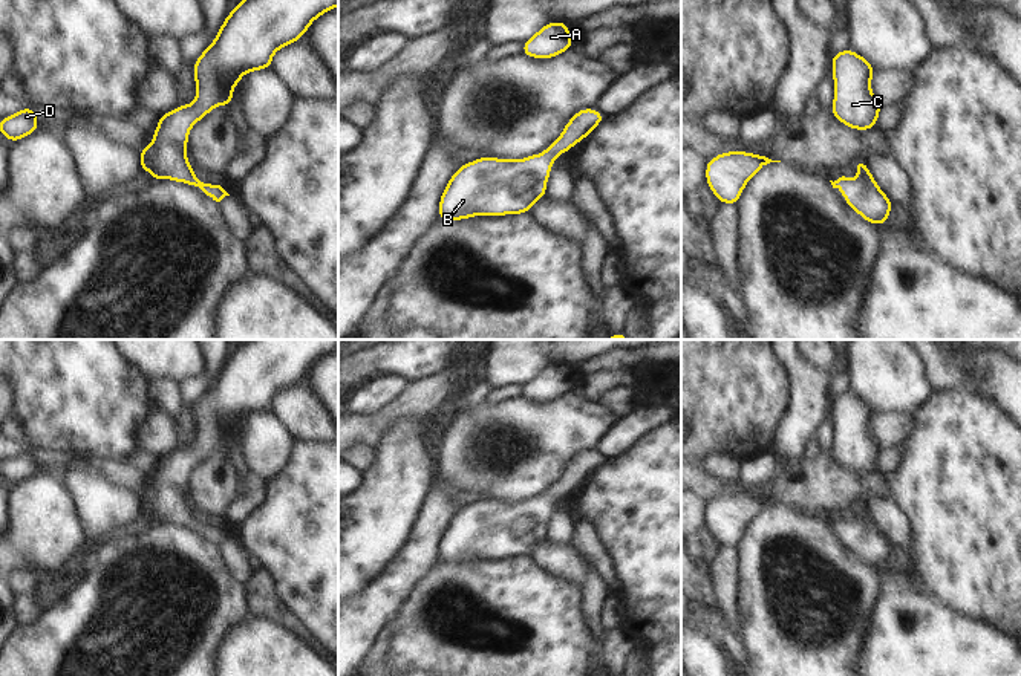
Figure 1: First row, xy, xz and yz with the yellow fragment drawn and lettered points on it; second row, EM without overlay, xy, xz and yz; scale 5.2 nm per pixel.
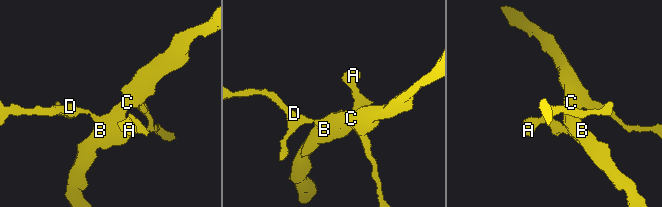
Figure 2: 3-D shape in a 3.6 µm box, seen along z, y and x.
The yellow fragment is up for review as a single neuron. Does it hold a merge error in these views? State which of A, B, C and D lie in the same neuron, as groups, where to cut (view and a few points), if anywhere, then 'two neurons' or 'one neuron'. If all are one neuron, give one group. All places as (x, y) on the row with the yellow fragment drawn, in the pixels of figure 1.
groups A B C D; cut none; one neuron

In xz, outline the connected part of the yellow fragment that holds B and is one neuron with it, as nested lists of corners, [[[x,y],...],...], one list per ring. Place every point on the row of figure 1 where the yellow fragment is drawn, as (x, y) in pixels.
[[[595,107],[580,109],[560,136],[543,153],[524,159],[482,156],[459,165],[439,197],[439,220],[467,220],[475,216],[528,214],[546,196],[553,161],[606,119]]]

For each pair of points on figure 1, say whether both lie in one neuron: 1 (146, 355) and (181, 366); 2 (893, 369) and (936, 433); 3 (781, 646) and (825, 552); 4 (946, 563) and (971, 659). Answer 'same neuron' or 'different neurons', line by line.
1: same neuron
2: different neurons
3: same neuron
4: different neurons

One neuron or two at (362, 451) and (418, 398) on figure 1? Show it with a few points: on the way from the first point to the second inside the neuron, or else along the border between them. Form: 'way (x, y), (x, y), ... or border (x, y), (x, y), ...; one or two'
border (354, 444), (368, 444), (374, 448); two

